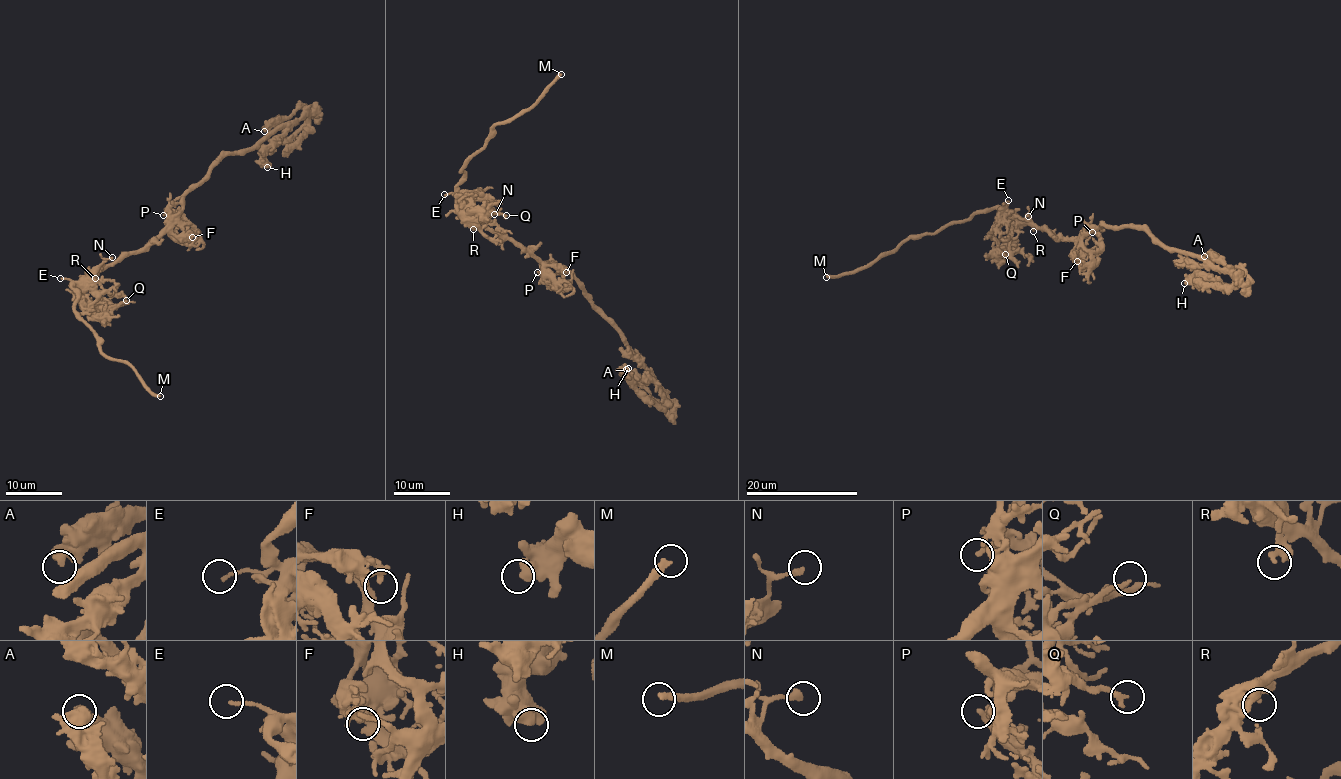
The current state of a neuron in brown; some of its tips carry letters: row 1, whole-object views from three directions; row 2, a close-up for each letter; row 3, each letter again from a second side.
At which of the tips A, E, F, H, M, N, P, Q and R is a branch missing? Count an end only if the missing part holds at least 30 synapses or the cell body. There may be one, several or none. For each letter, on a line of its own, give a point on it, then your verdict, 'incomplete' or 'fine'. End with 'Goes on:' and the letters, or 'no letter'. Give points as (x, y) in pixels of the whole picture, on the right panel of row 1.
A: at (1204, 256); fine
E: at (1008, 200); fine
F: at (1077, 261); fine
H: at (1184, 283); fine
M: at (826, 277); incomplete
N: at (1028, 216); fine
P: at (1092, 232); fine
Q: at (1005, 254); fine
R: at (1033, 231); fine
Goes on: M

